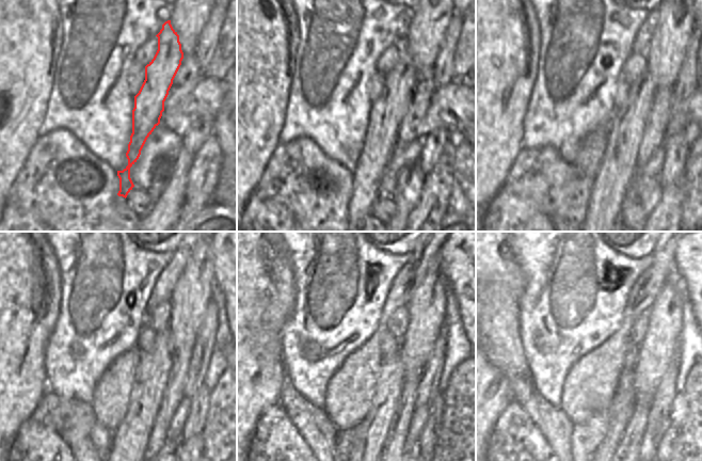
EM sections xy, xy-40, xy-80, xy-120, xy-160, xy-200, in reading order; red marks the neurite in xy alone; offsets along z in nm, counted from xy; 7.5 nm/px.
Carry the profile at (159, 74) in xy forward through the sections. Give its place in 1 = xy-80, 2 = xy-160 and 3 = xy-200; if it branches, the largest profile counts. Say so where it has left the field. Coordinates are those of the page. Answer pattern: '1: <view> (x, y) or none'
1: xy-80 (610, 186)
2: xy-160 (371, 431)
3: xy-200 (621, 409)

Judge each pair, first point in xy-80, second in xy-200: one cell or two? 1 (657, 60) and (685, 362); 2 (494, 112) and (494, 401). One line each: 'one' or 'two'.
1: two
2: one

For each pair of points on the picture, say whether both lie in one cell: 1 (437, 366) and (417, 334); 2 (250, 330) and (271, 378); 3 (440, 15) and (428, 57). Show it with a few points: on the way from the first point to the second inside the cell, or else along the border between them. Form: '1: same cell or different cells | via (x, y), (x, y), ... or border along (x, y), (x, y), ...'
1: different cells | border along (441, 331), (421, 376)
2: same cell | via (250, 342), (250, 356), (259, 366)
3: same cell | via (429, 26), (428, 46)

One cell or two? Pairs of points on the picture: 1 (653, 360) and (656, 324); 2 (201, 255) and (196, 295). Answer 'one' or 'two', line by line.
1: one
2: one

